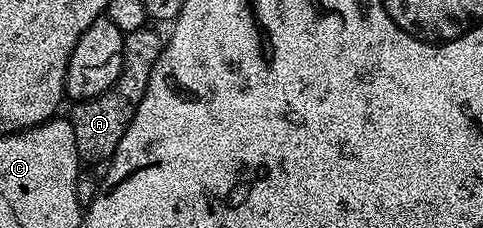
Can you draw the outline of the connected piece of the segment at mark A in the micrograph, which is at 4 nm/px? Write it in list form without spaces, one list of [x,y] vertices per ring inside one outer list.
[[[145,26],[139,31],[126,32],[123,41],[123,72],[117,77],[115,84],[96,99],[84,99],[72,106],[75,108],[69,112],[69,118],[77,137],[80,160],[87,162],[88,159],[91,163],[101,162],[100,164],[110,160],[121,137],[125,137],[125,129],[129,129],[129,121],[133,121],[137,105],[141,105],[141,97],[145,97],[153,65],[157,65],[157,57],[161,57],[163,52],[164,36],[151,30],[150,26]]]

